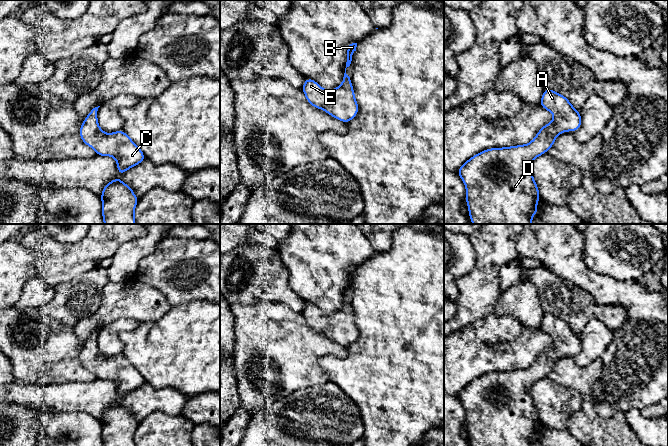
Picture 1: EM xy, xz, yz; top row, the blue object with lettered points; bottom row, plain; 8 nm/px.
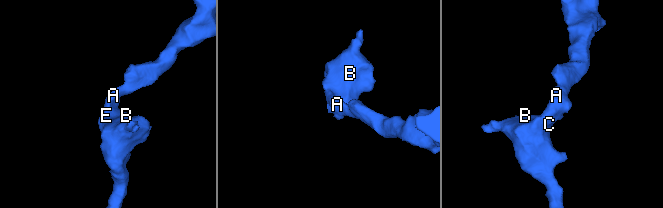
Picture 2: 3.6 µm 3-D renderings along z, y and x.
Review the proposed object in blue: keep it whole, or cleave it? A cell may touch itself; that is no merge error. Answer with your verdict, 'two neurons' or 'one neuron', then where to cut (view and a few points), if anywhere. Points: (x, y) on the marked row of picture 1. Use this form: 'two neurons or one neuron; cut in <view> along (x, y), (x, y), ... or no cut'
one neuron; no cut

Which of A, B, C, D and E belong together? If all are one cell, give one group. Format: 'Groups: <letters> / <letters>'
Groups: A B C D E

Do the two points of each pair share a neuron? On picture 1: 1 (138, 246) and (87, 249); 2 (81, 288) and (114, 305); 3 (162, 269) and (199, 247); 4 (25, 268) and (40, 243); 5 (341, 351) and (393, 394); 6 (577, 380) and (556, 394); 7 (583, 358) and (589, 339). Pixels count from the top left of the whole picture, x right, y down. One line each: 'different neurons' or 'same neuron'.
1: different neurons
2: different neurons
3: same neuron
4: different neurons
5: different neurons
6: different neurons
7: same neuron

